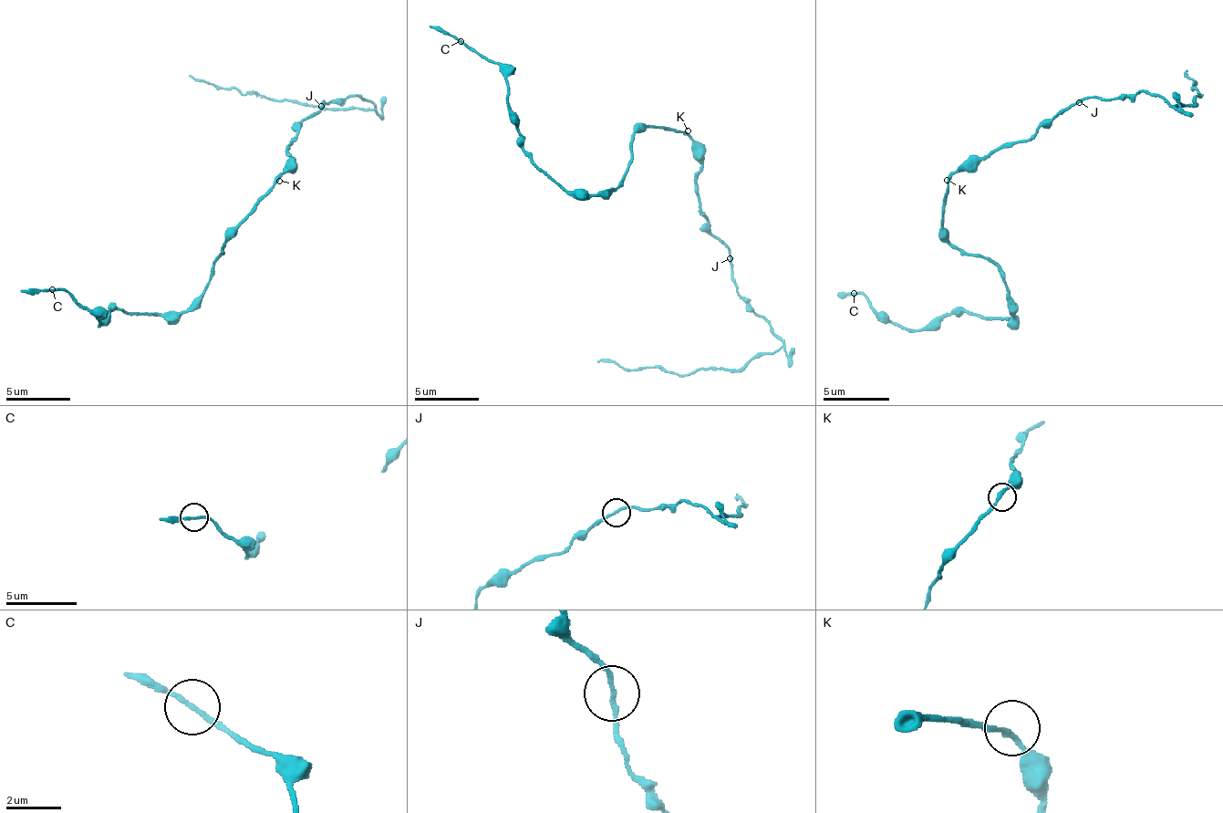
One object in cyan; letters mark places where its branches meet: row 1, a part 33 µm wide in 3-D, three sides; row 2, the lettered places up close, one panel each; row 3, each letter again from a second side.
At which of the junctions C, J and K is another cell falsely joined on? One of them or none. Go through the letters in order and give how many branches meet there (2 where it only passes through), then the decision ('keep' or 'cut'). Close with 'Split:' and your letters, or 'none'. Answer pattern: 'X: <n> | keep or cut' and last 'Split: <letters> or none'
C: 2 | keep
J: 2 | cut
K: 2 | keep
Split: J

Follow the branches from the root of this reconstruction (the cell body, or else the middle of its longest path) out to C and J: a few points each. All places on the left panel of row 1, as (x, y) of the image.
C: (275, 177), (273, 190), (224, 238), (205, 289), (183, 312), (112, 308), (99, 325), (67, 293), (52, 289)
J: (275, 177), (292, 161), (288, 149), (298, 126), (320, 107)

